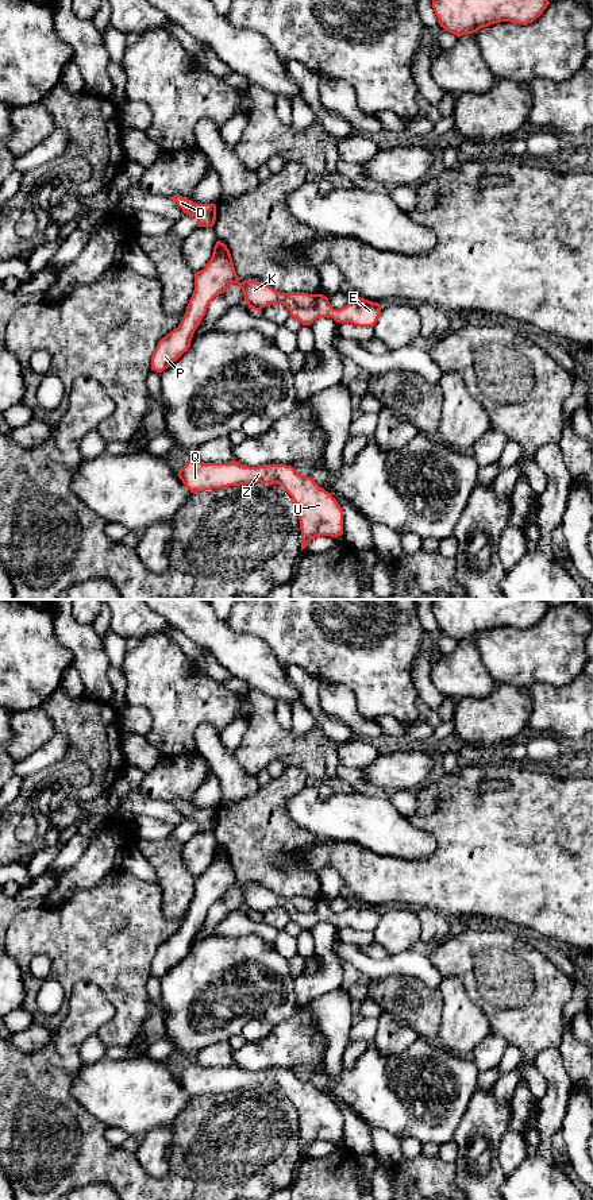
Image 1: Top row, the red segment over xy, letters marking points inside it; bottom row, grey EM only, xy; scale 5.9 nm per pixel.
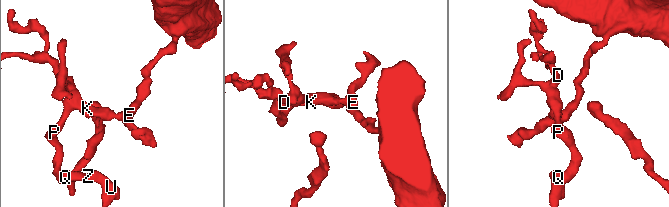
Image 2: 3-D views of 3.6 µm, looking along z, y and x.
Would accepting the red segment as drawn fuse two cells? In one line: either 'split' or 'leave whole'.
leave whole

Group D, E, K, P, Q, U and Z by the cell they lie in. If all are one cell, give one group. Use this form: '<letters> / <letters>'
D E K P Q U Z

